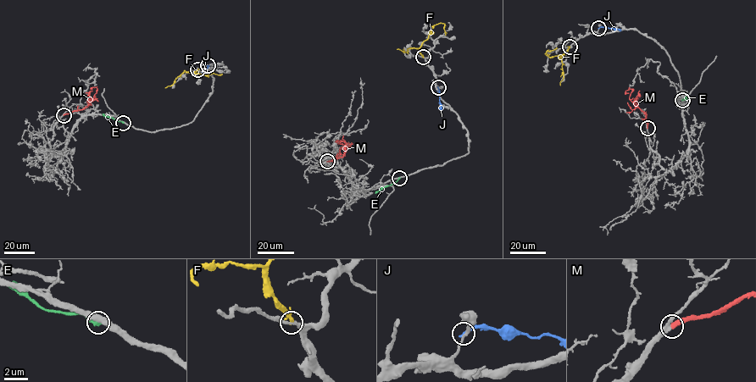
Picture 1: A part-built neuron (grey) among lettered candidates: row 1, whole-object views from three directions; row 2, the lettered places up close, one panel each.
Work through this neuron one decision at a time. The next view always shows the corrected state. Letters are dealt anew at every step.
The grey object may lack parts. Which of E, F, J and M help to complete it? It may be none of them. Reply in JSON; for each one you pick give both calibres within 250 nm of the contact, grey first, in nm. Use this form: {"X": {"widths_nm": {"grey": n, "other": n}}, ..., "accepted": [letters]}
{"M": {"widths_nm": {"grey": 300, "other": 300}}, "accepted": ["M"]}

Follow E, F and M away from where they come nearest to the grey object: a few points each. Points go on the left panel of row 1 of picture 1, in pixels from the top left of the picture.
E: (123, 122), (102, 113)
F: (197, 69), (194, 73), (207, 75), (220, 74)
M: (63, 114), (87, 107), (97, 89), (94, 87), (91, 89)

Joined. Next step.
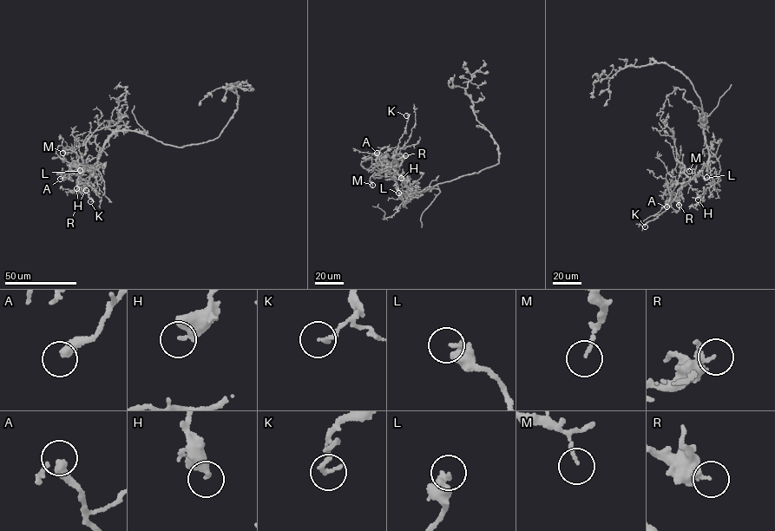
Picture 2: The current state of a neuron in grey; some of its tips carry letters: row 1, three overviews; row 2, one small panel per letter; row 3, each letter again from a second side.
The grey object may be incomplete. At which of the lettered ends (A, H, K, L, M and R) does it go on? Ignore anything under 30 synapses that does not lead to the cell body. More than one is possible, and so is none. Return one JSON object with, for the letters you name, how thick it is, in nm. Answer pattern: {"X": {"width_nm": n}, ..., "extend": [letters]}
{"extend": []}

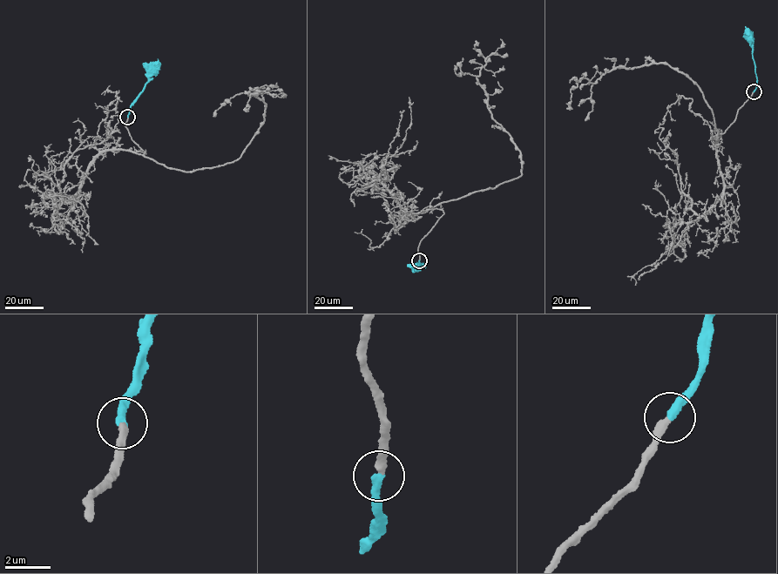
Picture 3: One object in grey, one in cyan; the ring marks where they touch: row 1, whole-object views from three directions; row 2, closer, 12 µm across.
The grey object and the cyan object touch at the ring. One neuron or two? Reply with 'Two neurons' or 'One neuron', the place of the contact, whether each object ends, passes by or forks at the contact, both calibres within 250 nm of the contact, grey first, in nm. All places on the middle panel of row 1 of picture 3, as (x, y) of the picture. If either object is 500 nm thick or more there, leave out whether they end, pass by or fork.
One neuron. Place: (419, 260). At the ring grey ends. At the ring cyan ends. Thickness 320 nm (grey) against 360 nm

